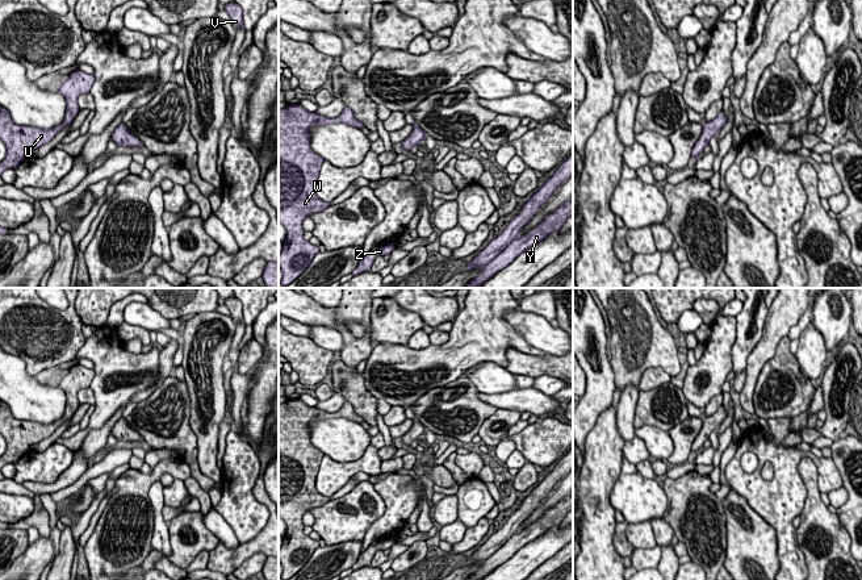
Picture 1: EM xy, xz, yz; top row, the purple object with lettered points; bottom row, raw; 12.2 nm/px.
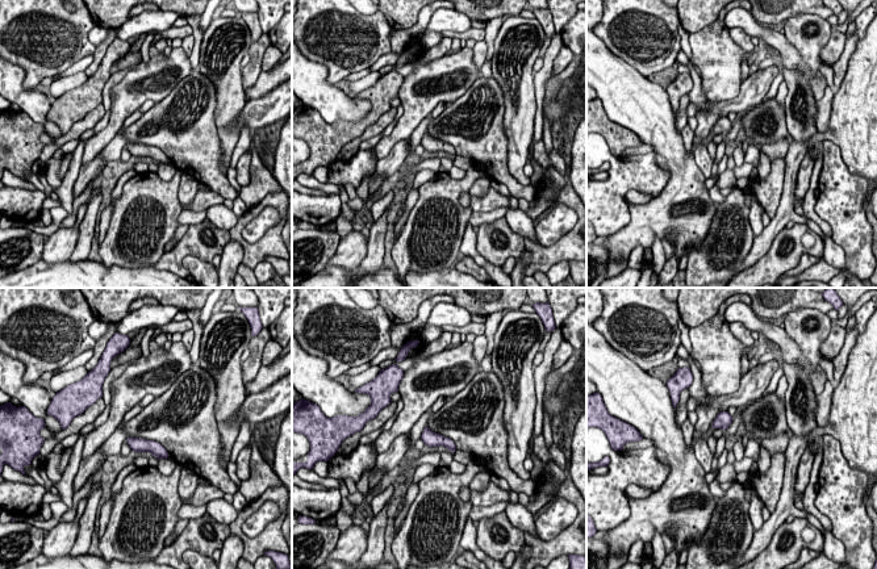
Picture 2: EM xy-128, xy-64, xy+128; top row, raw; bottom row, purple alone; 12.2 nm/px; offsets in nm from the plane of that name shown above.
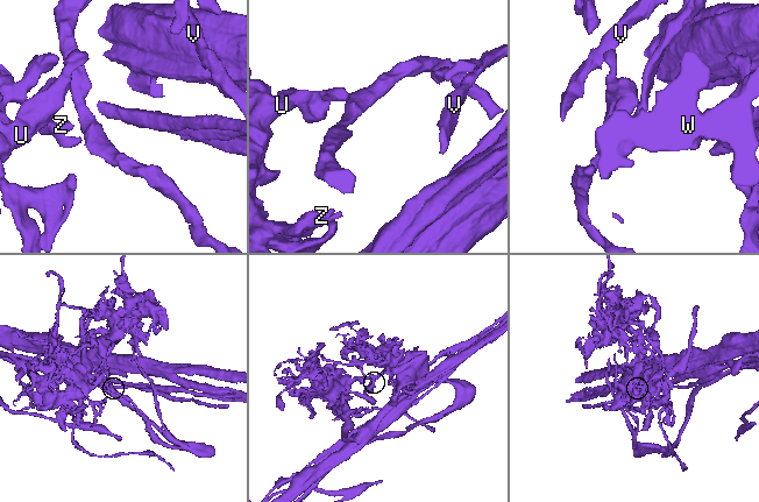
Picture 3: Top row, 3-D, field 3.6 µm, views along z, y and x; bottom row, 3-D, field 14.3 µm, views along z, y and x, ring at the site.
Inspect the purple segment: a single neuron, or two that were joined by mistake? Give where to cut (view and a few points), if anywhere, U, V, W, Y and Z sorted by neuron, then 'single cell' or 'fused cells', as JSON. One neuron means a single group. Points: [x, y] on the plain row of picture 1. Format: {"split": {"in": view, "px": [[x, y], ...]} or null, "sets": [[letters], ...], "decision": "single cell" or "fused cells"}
{"split": null, "sets": [["U", "V", "W", "Y", "Z"]], "decision": "single cell"}

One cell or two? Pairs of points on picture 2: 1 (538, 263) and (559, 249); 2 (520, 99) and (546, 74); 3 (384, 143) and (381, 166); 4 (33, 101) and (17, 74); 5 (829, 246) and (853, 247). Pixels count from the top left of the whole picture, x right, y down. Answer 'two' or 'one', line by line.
1: one
2: two
3: two
4: one
5: two

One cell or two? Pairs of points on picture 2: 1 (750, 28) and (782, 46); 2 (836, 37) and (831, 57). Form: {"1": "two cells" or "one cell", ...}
{"1": "one cell", "2": "one cell"}

